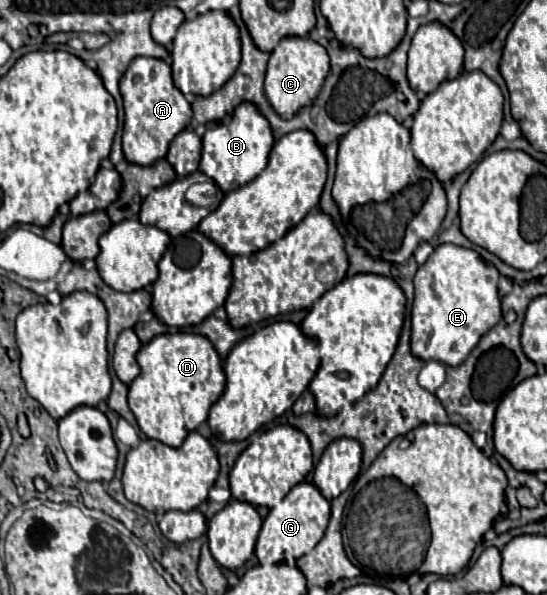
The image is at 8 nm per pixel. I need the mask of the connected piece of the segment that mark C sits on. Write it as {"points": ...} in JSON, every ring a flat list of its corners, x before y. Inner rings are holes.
{"points":[[299,36,283,38,271,52,271,58,267,64,265,96,271,102,273,110,283,120,289,120,301,108,311,106,317,100,327,72,329,72,329,54,321,44,317,44,311,38,299,38]]}

